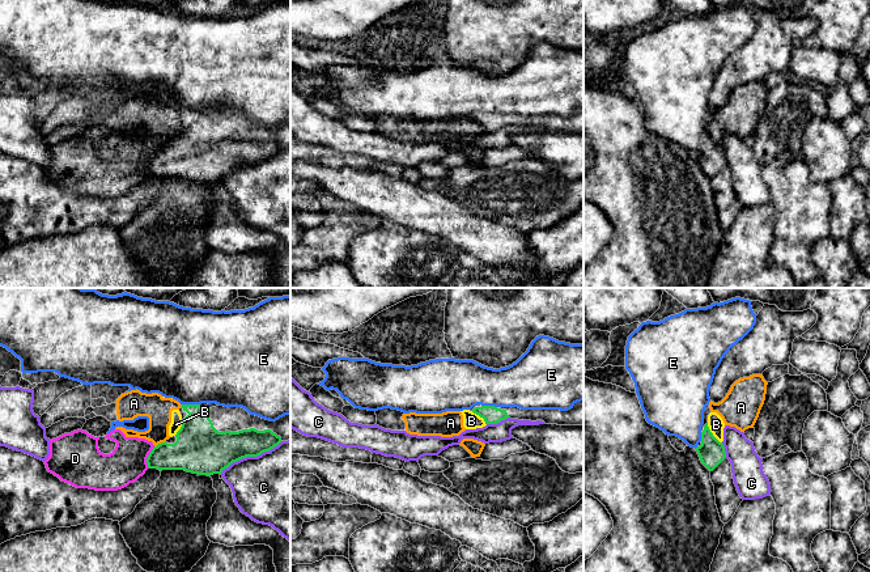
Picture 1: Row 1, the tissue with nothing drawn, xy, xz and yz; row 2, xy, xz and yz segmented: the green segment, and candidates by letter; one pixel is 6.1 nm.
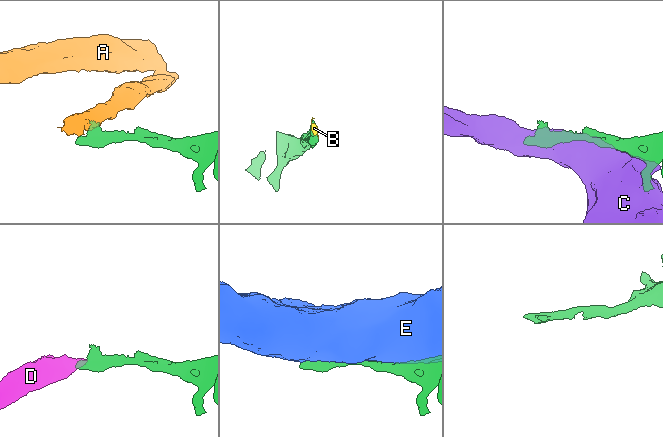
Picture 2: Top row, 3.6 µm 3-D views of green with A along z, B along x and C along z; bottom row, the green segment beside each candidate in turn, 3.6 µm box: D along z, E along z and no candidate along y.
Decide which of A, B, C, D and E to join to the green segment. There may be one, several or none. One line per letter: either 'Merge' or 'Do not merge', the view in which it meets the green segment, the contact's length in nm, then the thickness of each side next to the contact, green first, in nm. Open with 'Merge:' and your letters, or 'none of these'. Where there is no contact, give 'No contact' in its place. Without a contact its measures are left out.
Merge: none of these
A: Do not merge. Touches green in xy. Shared border 70 nm. Thickness 300 nm (green) against 160 nm
B: Do not merge. Touches green in yz. Shared border 150 nm. Thickness 160 nm (green) against 100 nm
C: Do not merge. Touches green in xy. Shared border 440 nm. Thickness 280 nm (green) against 460 nm
D: Do not merge. Touches green in xy. Shared border 140 nm. Thickness 220 nm (green) against 240 nm
E: Do not merge. Touches green in xy. Shared border 110 nm. Thickness 280 nm (green) against 480 nm

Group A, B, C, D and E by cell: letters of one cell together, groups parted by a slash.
A B D / C / E

